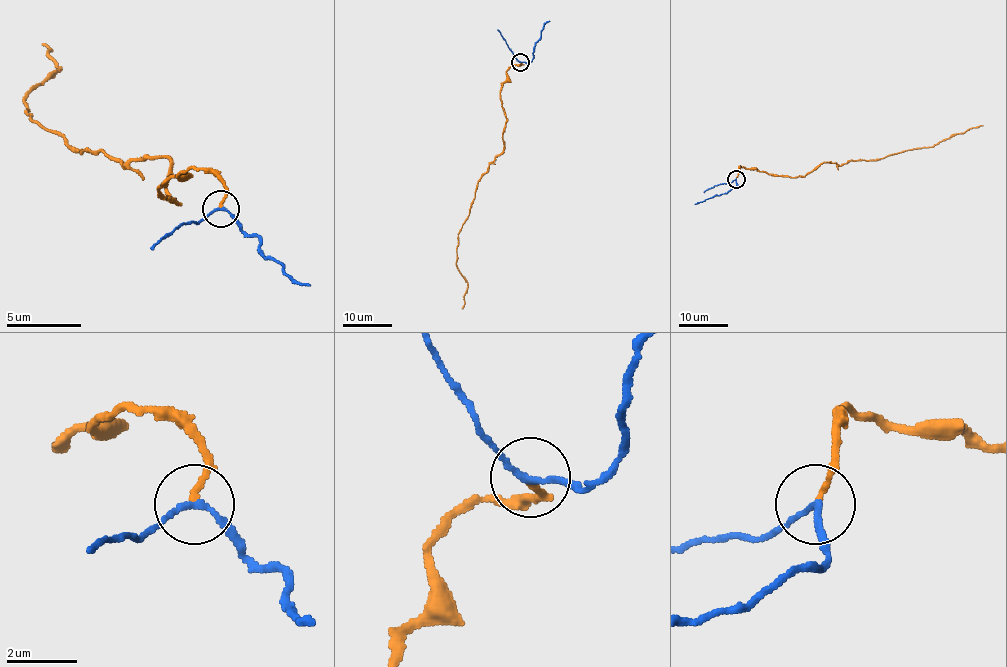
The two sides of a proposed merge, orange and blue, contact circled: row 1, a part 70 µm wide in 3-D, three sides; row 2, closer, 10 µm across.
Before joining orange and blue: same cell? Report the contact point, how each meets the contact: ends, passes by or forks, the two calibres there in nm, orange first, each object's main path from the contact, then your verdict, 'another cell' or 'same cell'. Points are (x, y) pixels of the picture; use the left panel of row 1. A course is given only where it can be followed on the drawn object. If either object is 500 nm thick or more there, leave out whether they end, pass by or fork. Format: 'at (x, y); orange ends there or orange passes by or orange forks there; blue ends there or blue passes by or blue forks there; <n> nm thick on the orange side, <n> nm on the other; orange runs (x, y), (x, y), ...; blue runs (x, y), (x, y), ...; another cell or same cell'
at (221, 208); orange ends there; blue passes by; 150 nm thick on the orange side, 160 nm on the other; orange runs (220, 206), (197, 168), (160, 187), (175, 202), (171, 161), (74, 150), (29, 116), (59, 67), (44, 45); blue runs (220, 209), (257, 239), (268, 258), (291, 277), (310, 284); another cell

